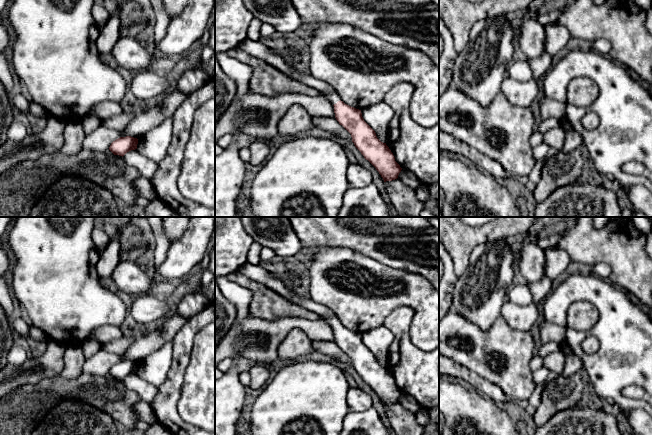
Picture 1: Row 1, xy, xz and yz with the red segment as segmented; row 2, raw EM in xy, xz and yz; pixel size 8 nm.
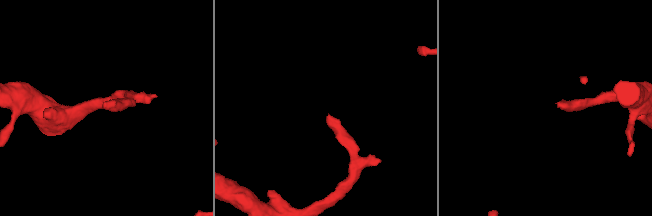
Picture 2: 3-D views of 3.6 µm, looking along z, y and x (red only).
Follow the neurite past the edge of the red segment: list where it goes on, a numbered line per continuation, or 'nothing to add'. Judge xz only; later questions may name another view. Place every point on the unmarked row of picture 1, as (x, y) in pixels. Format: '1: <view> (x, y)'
1: xz (332, 320)

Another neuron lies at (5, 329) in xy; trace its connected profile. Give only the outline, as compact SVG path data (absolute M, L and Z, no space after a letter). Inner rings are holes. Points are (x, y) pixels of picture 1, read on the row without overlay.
M0 305L0 370L4 367L7 354L10 351L11 326L4 322L7 316L5 310Z

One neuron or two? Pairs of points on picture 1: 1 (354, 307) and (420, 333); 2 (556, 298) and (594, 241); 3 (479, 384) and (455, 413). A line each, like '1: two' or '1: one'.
1: one
2: two
3: two

